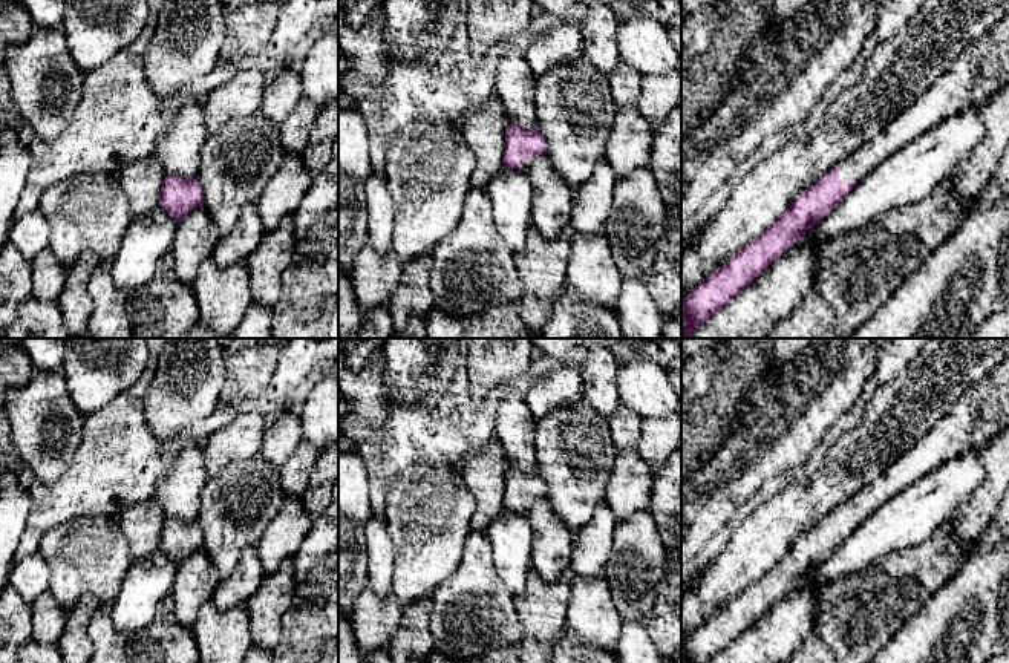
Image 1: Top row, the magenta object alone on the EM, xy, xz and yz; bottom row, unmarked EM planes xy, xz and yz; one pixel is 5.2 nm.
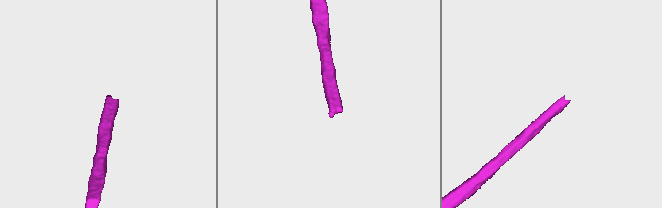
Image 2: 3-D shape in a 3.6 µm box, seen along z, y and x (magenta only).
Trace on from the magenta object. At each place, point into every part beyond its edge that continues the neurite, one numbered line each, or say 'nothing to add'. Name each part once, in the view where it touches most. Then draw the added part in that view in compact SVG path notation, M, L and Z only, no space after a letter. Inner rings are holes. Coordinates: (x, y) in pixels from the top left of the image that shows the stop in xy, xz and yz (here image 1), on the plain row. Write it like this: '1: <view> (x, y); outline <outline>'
1: yz (982, 411); outline M1009 354L955 401L934 429L839 510L841 524L860 525L905 487L1009 426Z

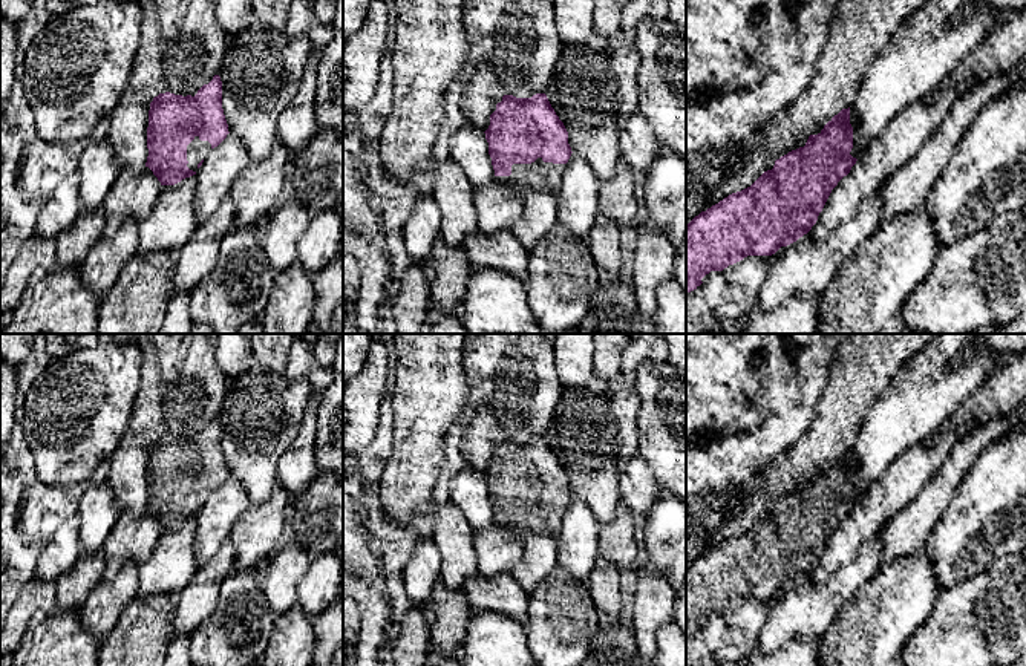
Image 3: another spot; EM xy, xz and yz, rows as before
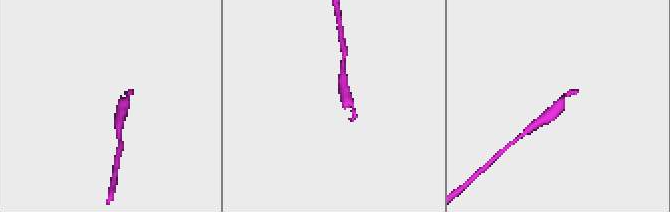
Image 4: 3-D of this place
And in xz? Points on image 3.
1: xz (538, 519); outline M538 501L531 507L513 507L510 519L495 519L495 524L507 528L521 540L530 534L547 534L557 542L565 510L567 507L544 505Z

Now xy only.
1: xy (196, 493); outline M199 479L187 488L187 510L193 514L198 514L198 507L205 502L211 495L211 487L208 484L201 484Z

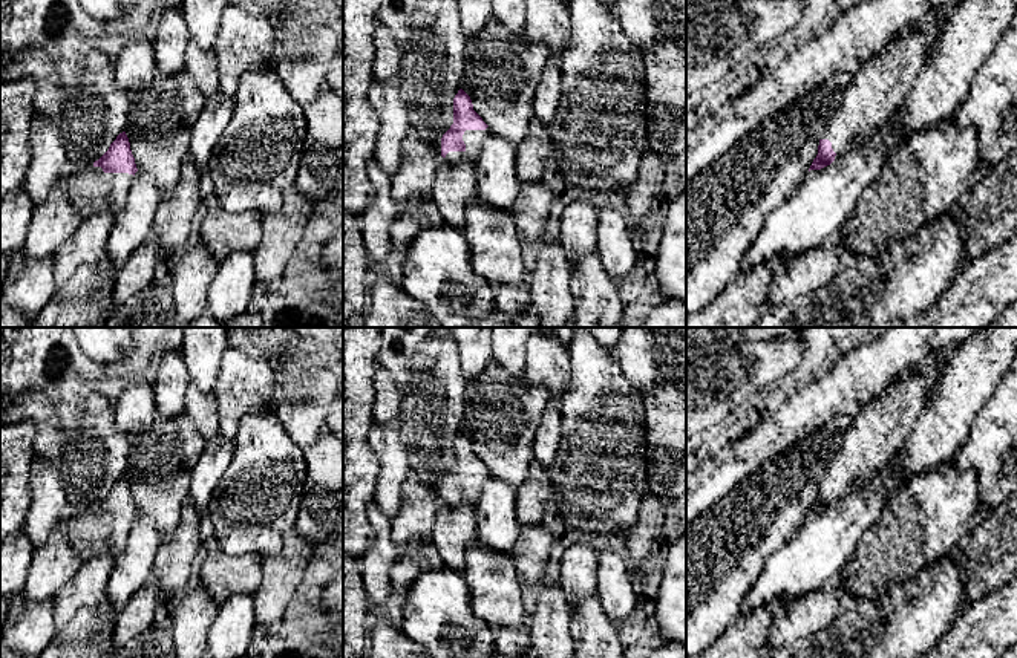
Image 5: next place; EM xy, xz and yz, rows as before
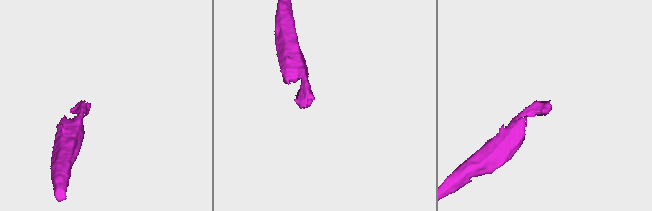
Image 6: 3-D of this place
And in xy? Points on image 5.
1: xy (91, 533); outline M74 503L67 507L63 519L64 533L83 559L110 554L116 560L127 545L133 517L104 516L93 505Z

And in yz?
1: yz (875, 435); outline M919 375L901 376L850 418L841 448L819 482L829 482L835 496L844 496L861 479L894 458L927 406L927 387L927 379Z

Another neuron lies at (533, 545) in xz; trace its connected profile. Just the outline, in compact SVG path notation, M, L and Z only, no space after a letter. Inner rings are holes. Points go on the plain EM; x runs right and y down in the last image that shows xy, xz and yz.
M542 525L521 526L510 557L522 583L541 586L545 581L545 566L553 543L554 537Z

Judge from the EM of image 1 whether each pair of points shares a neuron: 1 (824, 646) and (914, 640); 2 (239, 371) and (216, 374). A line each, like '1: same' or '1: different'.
1: different
2: different

